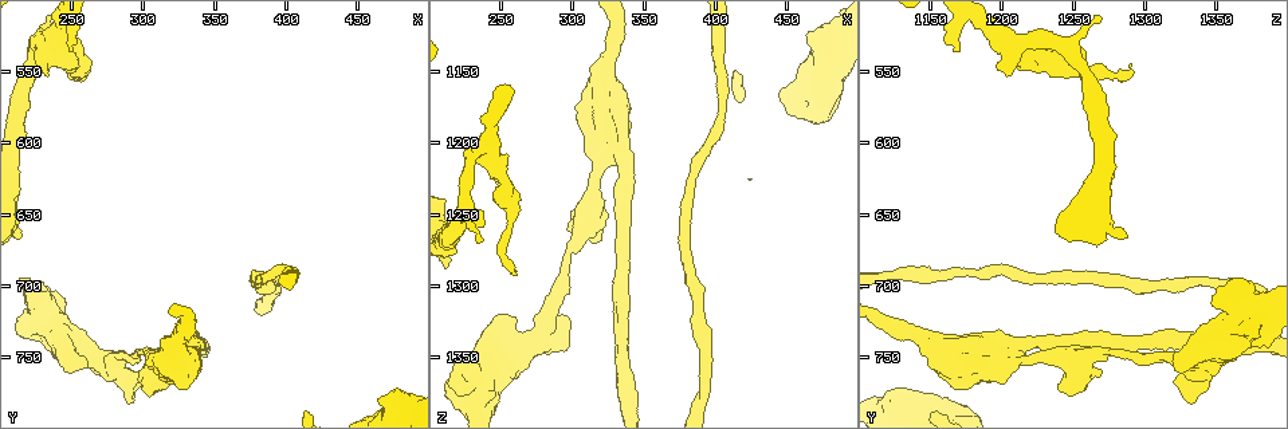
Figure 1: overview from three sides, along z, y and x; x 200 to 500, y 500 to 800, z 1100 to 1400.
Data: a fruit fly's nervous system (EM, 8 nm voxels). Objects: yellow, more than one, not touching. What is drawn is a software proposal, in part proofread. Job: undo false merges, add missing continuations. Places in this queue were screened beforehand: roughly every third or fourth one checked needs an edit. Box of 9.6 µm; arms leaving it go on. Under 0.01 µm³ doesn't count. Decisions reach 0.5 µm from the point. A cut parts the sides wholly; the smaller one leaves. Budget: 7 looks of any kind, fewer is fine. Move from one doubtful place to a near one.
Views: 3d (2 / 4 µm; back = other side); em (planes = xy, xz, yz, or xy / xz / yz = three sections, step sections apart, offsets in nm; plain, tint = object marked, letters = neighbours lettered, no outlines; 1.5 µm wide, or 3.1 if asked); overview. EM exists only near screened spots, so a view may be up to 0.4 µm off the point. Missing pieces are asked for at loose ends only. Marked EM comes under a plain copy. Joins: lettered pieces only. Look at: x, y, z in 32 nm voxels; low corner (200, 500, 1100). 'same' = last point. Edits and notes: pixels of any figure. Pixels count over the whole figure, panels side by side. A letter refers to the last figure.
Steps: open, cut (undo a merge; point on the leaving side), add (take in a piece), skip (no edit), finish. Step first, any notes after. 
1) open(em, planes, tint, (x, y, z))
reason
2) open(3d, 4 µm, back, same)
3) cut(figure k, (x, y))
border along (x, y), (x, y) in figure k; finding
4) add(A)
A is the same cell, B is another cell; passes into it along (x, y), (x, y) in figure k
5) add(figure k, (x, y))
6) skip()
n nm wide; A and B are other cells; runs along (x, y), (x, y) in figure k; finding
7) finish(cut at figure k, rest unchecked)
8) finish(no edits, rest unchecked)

open(em, xy, step 4, tint, (258, 550, 1294))
free end

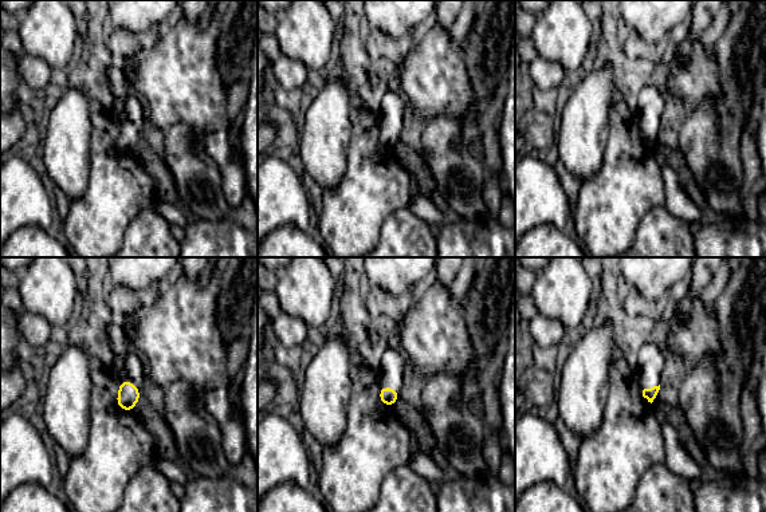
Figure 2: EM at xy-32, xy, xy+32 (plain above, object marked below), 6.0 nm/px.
open(em, planes, letters, same)
another direction

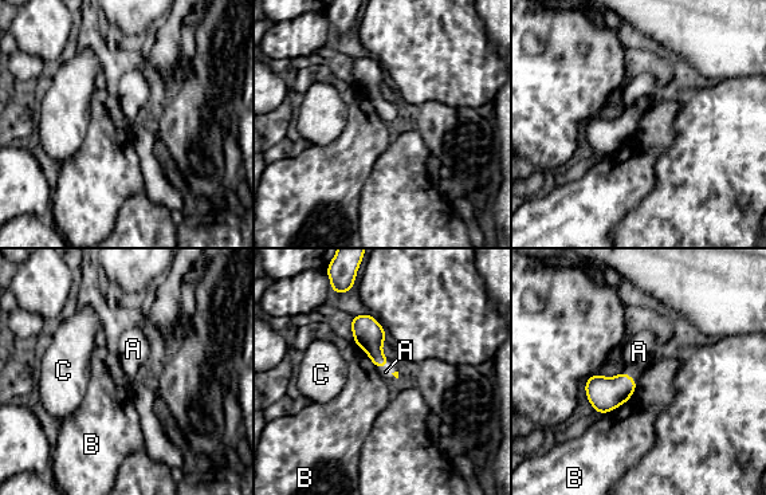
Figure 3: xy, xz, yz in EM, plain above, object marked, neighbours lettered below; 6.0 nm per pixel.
add(A)
A is the same cell, B and C are other cells; the neuron continues

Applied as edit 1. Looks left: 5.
open(overview)
redraw

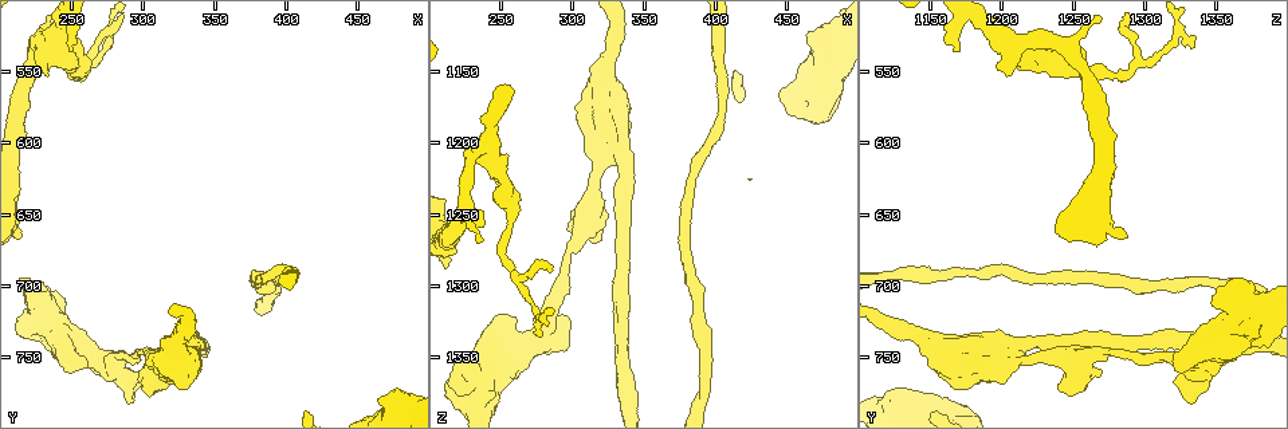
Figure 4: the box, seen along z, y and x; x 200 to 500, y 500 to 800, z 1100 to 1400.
open(em, yz, step 4, letters, (232, 536, 1208))
three-way junction

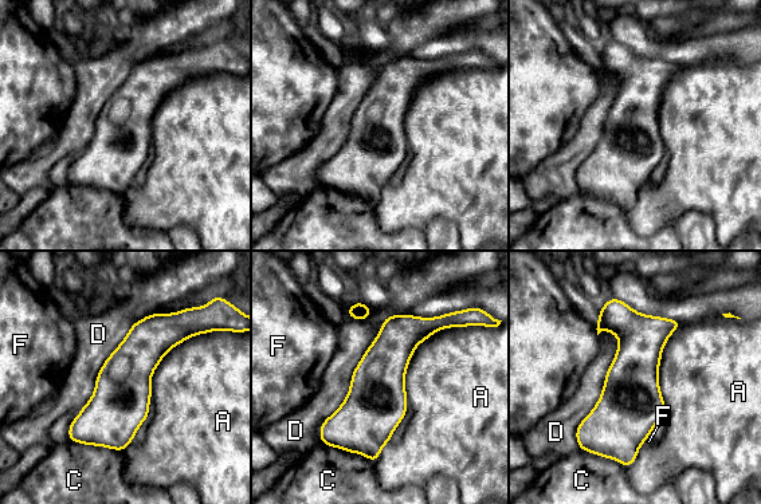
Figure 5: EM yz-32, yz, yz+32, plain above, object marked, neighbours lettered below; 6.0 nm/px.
skip()
A, C, D and F are other cells; border along (457, 326), (415, 349), (407, 404) in figure 5; continuous, no second neuron

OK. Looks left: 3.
finish(add at figure 3, rest unchecked)

